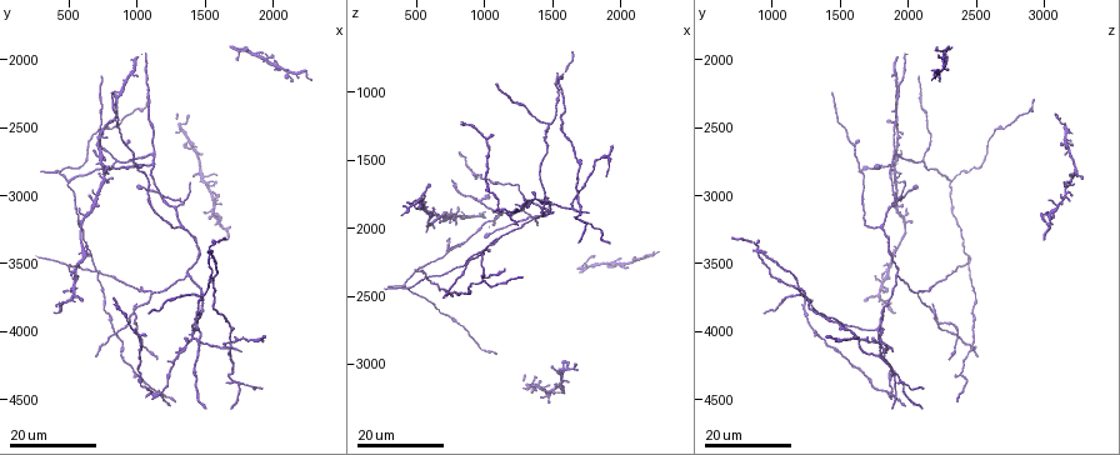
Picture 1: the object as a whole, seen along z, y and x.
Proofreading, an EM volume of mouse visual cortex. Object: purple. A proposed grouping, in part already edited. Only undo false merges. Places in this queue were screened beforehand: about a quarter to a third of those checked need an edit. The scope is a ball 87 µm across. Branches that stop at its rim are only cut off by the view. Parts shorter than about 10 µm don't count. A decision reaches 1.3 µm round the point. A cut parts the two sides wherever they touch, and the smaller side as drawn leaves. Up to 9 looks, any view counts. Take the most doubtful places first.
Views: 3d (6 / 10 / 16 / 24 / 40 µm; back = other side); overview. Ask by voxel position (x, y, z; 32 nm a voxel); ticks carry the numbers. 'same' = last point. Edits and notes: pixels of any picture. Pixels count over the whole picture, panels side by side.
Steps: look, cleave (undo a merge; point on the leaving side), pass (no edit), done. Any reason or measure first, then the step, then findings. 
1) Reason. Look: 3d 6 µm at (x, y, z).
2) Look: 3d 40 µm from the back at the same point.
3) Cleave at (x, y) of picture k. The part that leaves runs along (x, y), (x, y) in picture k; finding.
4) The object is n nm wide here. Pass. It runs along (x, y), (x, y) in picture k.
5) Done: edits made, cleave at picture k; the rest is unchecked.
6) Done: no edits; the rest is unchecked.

Two arms in line, one across. Look: 3d 24 µm at (1460, 3740, 1240).

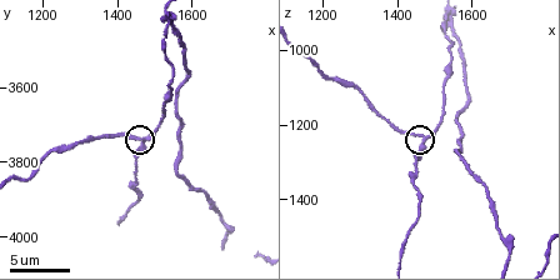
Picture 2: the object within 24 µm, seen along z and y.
Look: 3d 6 µm at (1480, 3740, 1230).

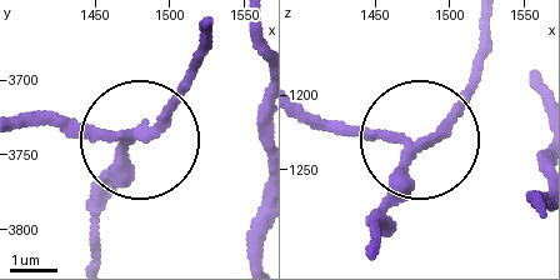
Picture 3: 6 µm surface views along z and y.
The object is 200 nm wide here. Cleave at (61, 119) of picture 3. The part that leaves runs along (126, 128), (23, 128) in picture 3; a second cell is stuck on.

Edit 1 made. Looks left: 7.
Look: overview.

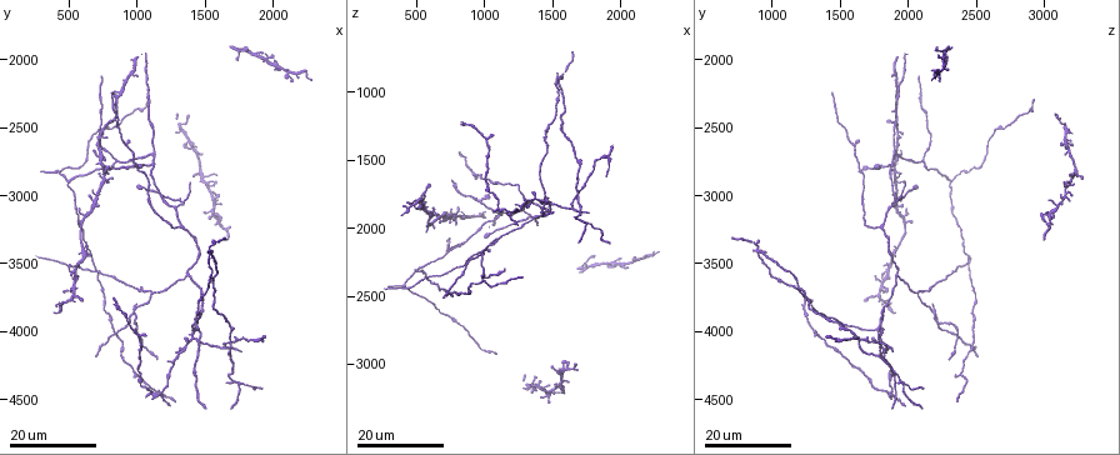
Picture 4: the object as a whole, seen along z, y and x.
Four arms meet. Look: 3d 24 µm at (1340, 3040, 1920).

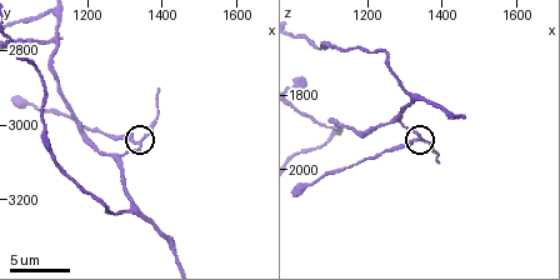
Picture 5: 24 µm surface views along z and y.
Look: 3d 6 µm at the same point.

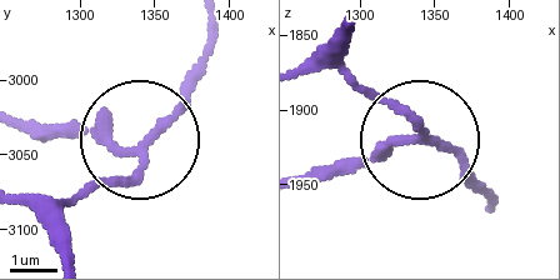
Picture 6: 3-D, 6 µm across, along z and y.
4 arms meet here. Cleave at (74, 125) of picture 6. The part that leaves runs along (133, 145), (29, 130) in picture 6; a second cell is stuck on.

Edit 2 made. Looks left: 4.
Side arm on a straight run. Look: 3d 16 µm at (980, 3860, 2200).

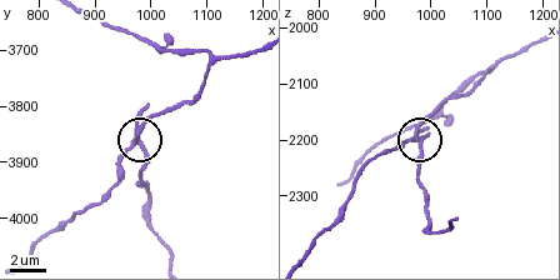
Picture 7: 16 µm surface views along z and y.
Look: 3d 10 µm at the same point.

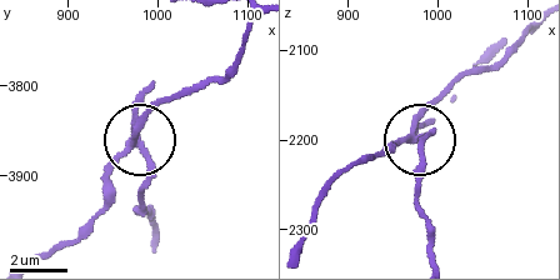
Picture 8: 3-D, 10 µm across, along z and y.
The object is 210 nm wide here. Cleave at (150, 184) of picture 8. A second cell is stuck on.

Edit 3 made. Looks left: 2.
Done: edits made, cleave at picture 3, cleave at picture 6, cleave at picture 8; the rest is unchecked.

